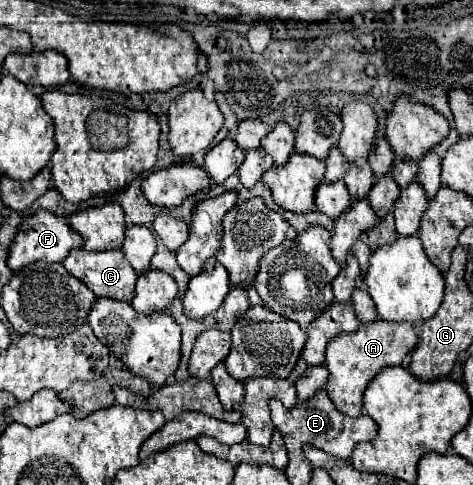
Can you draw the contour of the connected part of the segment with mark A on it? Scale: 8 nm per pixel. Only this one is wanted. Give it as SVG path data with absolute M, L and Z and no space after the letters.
M376 320L376 322L370 322L368 326L366 324L360 324L360 328L354 332L354 334L340 334L338 338L334 338L330 344L328 344L328 350L326 350L326 368L330 372L328 376L328 384L326 384L326 392L330 396L330 400L334 402L334 406L344 412L346 416L360 416L364 412L364 404L362 404L362 394L366 390L366 386L374 380L374 376L384 370L386 366L400 366L402 360L406 358L406 354L414 352L418 346L418 336L414 332L414 328L410 324L400 324L400 322L382 322L382 320Z

